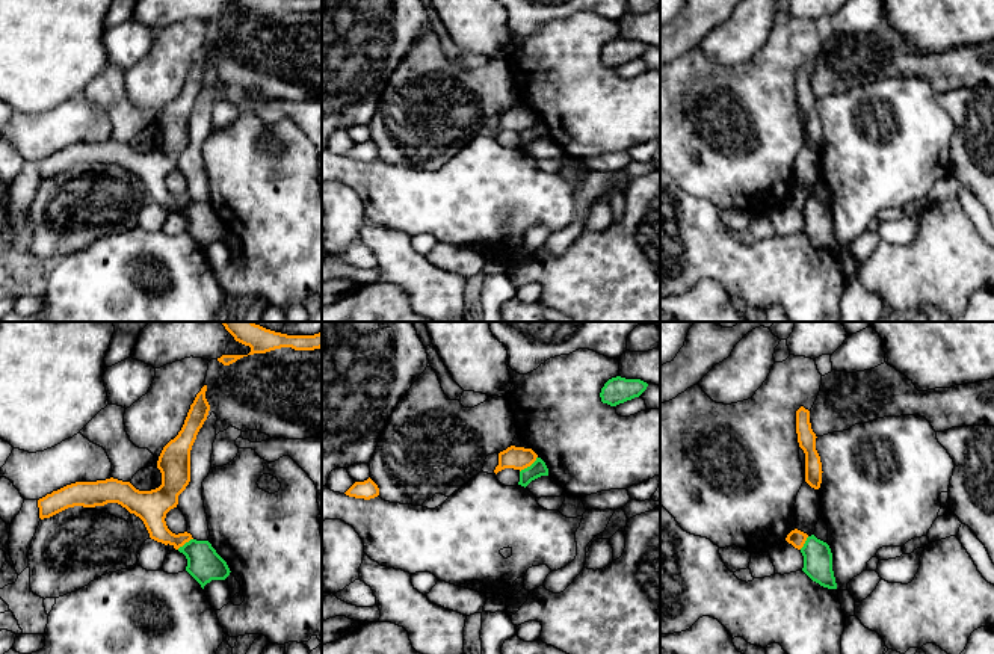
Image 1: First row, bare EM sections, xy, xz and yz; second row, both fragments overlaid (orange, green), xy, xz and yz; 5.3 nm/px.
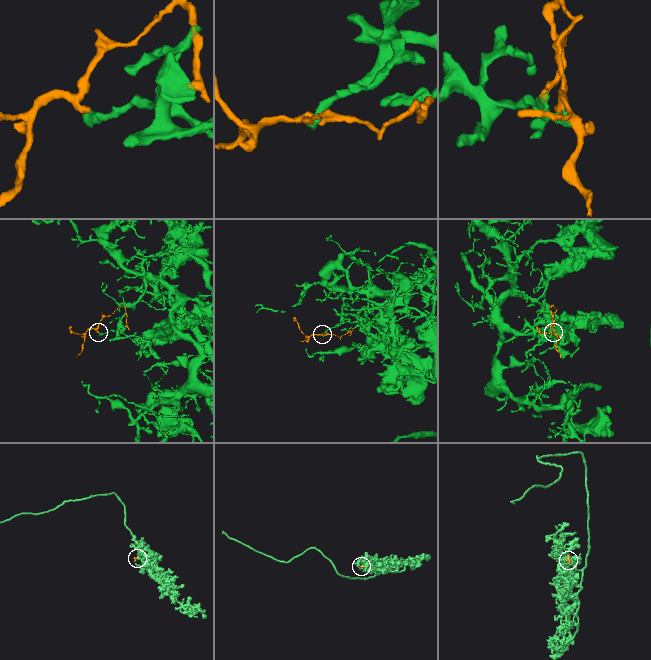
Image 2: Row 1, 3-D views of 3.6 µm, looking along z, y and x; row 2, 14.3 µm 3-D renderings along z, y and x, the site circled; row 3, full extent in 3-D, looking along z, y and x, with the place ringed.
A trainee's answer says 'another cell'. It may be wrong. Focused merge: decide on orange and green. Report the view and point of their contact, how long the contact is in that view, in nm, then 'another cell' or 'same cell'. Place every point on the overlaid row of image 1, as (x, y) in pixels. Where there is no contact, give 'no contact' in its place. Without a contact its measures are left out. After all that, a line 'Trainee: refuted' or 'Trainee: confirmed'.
meets orange in xz at (529, 465); contact 130 nm long; another cell
Trainee: confirmed

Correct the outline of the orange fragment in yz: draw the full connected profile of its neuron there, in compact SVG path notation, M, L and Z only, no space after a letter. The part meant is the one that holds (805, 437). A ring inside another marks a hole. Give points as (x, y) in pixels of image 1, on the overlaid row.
M801 406L796 411L796 433L799 447L805 453L805 482L819 489L822 483L822 462L816 450L816 433L811 429L810 411Z

